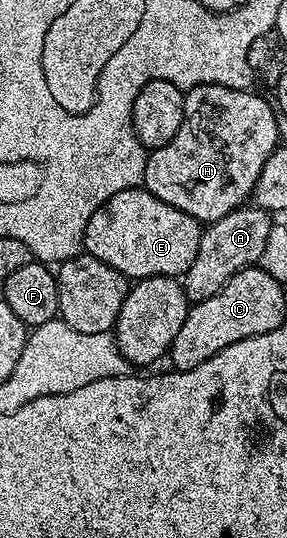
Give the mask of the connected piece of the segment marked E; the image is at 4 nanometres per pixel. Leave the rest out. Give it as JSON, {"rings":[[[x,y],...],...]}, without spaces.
{"rings":[[[140,186],[113,194],[95,211],[93,218],[89,218],[89,226],[85,226],[83,252],[105,262],[105,266],[113,266],[113,270],[132,281],[147,276],[179,278],[193,266],[203,230],[200,221],[177,210],[177,206],[161,202]]]}

